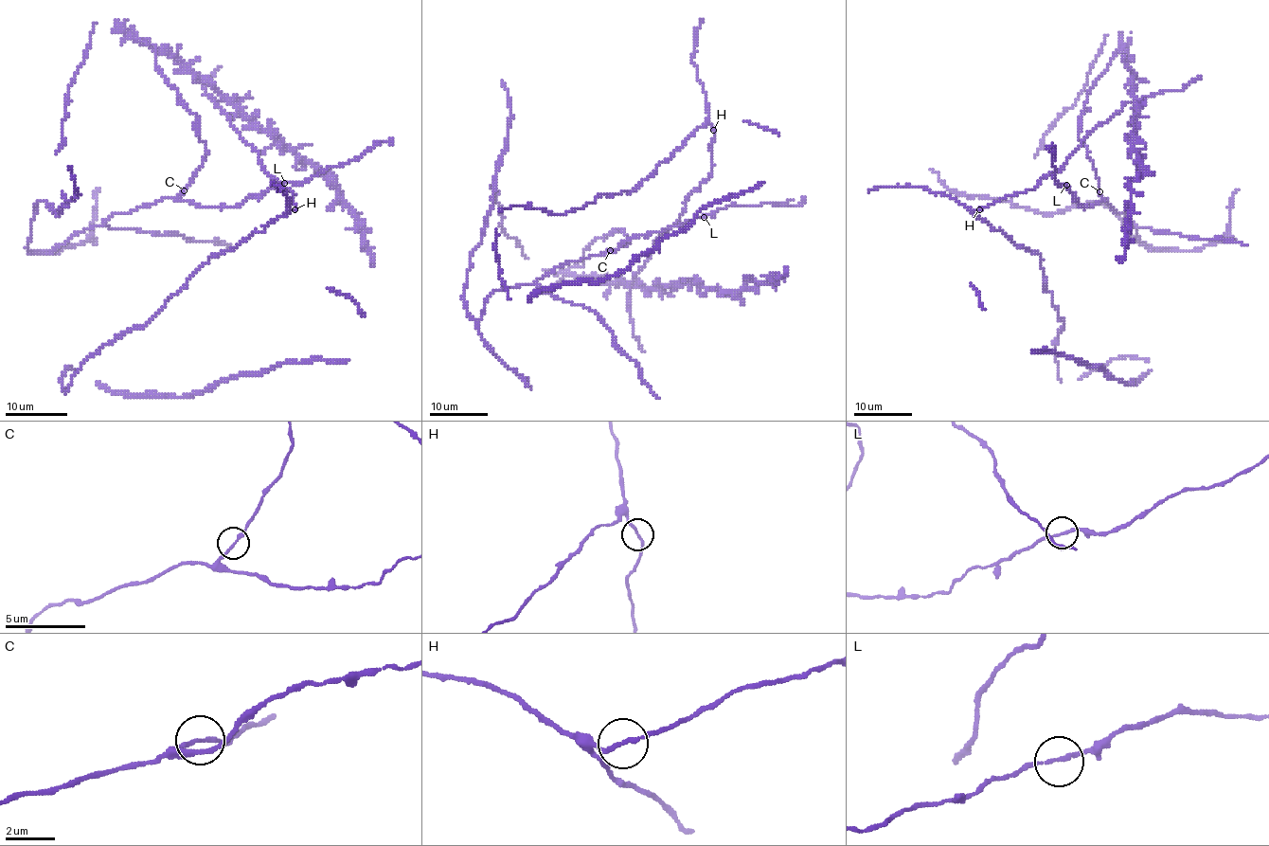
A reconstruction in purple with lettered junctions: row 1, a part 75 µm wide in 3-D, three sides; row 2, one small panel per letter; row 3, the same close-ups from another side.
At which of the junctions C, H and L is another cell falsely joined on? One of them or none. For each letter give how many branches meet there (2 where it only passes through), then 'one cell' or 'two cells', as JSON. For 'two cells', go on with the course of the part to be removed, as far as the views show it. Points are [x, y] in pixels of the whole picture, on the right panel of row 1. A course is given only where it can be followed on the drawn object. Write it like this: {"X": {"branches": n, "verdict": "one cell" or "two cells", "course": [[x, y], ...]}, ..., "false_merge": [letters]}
{"C": {"branches": 2, "verdict": "one cell"}, "H": {"branches": 2, "verdict": "one cell"}, "L": {"branches": 2, "verdict": "one cell"}, "false_merge": []}

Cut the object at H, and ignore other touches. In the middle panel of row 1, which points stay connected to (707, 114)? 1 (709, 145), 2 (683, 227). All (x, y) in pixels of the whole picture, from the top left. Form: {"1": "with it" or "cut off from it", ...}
{"1": "cut off from it", "2": "with it"}

